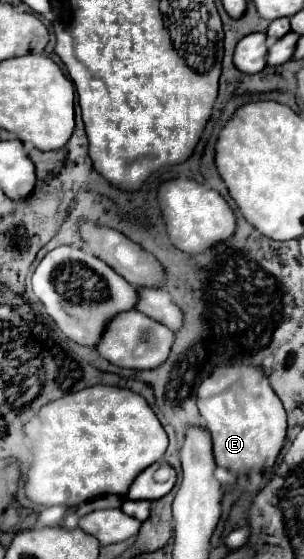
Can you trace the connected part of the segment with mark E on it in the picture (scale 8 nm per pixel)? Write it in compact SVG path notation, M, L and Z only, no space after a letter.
M216 367L208 379L198 387L198 409L204 419L204 427L208 429L214 443L214 459L216 465L226 467L234 475L248 475L252 469L258 473L266 473L274 467L284 441L286 441L286 411L272 391L264 373L256 367Z

